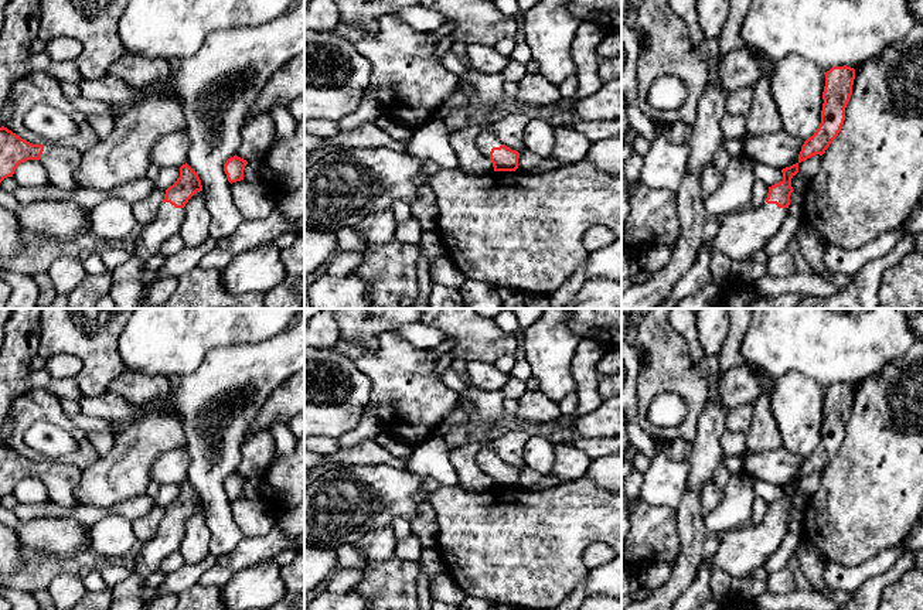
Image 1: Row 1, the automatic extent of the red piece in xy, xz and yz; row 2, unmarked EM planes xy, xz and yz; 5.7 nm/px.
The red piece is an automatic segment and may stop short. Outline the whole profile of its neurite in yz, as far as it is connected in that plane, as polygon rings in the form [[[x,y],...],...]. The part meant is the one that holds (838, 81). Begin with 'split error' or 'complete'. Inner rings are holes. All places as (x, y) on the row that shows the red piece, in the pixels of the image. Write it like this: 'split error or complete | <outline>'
complete | [[[847,65],[832,67],[825,72],[821,123],[815,133],[804,142],[798,163],[815,154],[822,156],[841,132],[845,120],[845,108],[852,95],[854,79],[855,69]]]

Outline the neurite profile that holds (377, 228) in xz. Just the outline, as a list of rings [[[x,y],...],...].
[[[384,209],[367,215],[354,229],[368,245],[379,245],[394,239],[396,221],[391,209]]]

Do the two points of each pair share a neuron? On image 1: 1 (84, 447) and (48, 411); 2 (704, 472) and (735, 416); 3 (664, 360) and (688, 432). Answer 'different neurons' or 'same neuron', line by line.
1: same neuron
2: different neurons
3: same neuron

